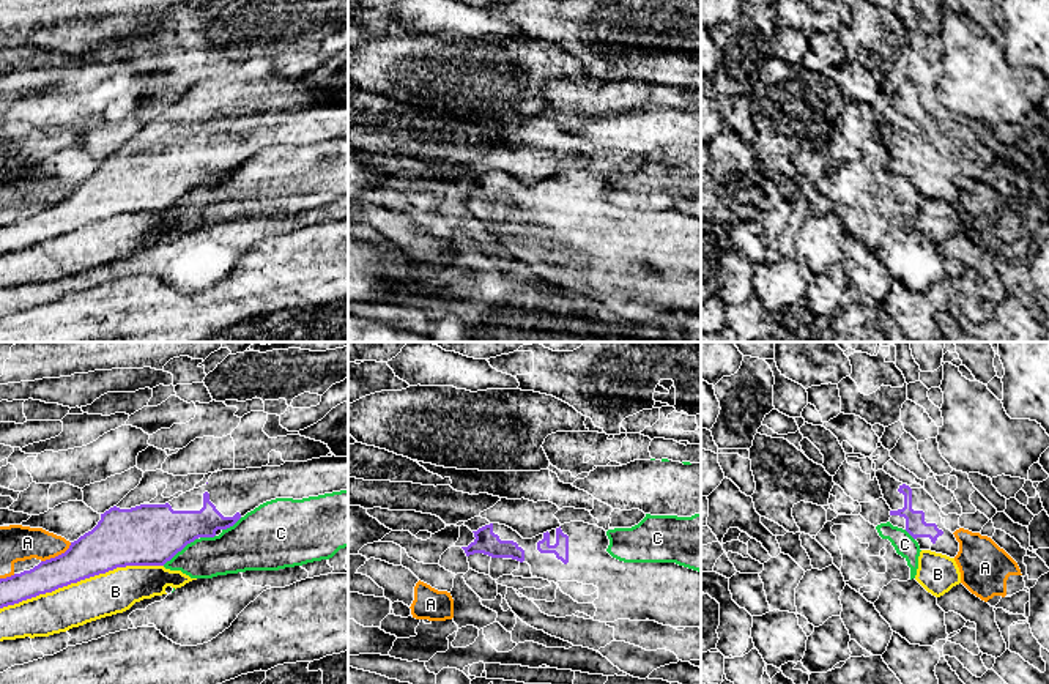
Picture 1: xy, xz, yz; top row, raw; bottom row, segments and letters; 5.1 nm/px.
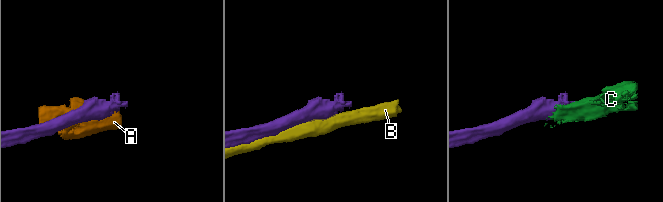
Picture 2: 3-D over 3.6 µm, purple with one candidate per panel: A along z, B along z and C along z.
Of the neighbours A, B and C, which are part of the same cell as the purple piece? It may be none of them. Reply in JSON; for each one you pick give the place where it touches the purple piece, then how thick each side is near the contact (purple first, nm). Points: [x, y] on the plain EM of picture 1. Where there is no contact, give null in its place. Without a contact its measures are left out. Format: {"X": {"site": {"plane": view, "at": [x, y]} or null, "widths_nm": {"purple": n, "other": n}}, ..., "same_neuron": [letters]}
{"same_neuron": []}

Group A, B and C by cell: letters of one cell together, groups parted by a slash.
A / B / C

